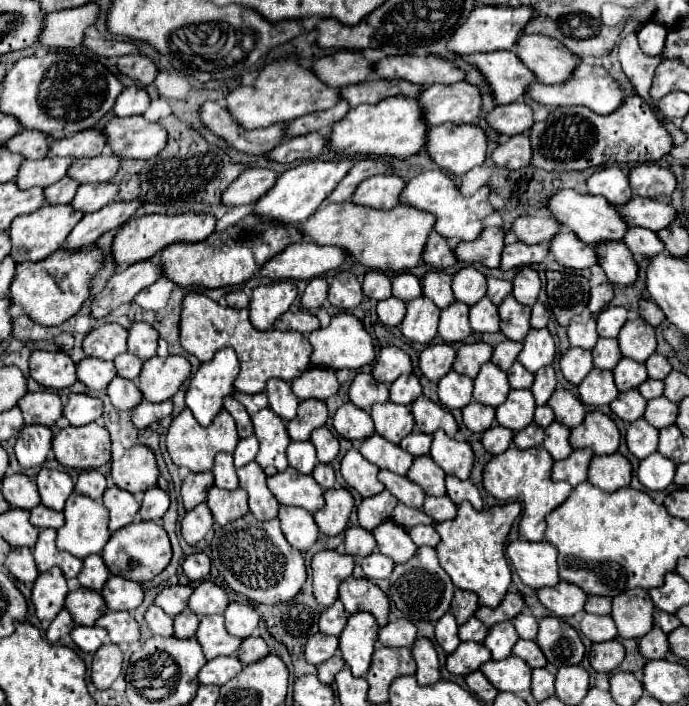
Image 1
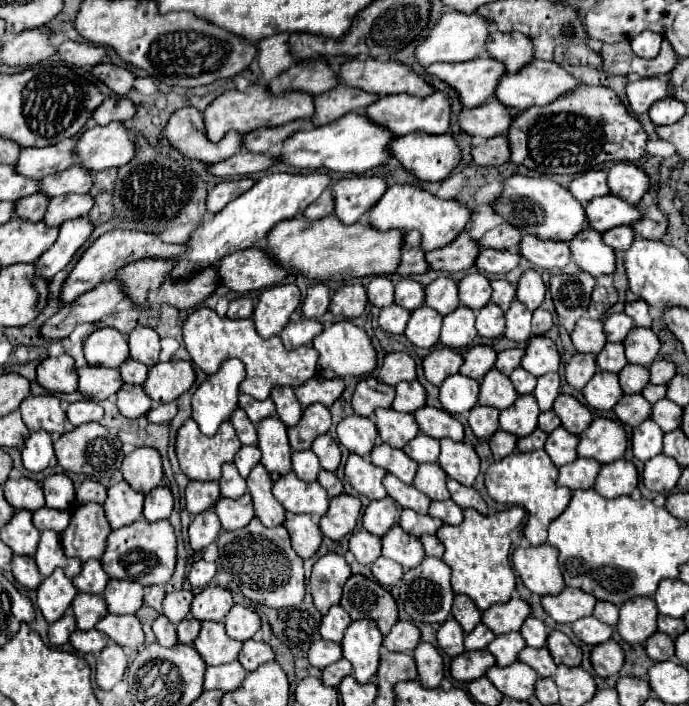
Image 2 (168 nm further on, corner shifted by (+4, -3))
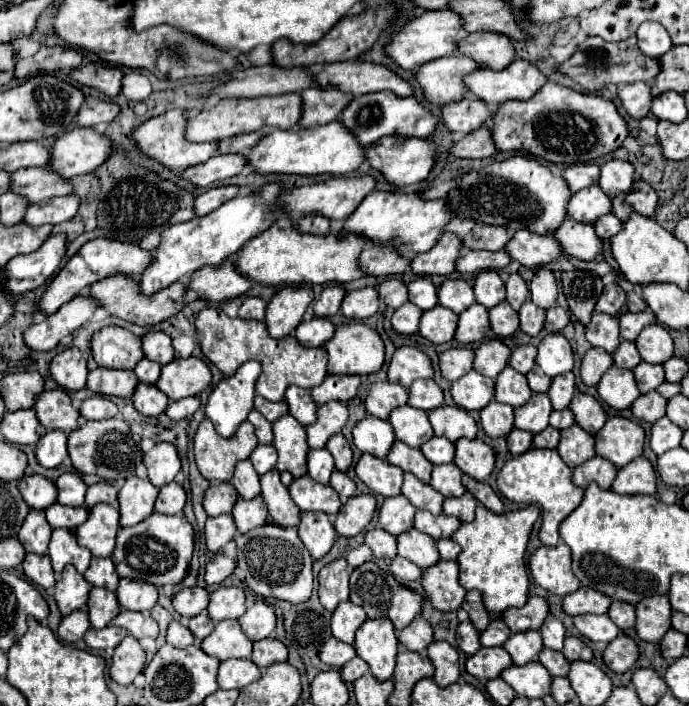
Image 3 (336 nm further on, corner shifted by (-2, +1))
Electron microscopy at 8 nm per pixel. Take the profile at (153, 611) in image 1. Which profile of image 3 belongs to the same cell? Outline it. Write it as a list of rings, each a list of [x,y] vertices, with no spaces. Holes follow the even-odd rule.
[[[173,620],[167,628],[167,642],[175,648],[187,648],[189,644],[195,642],[195,638],[187,626],[183,626],[179,620]]]

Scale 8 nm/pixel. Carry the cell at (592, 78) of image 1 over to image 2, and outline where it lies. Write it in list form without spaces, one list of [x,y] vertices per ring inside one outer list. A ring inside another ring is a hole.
[[[531,60],[531,64],[525,64],[519,72],[515,74],[503,74],[497,88],[495,88],[495,98],[503,102],[507,108],[515,110],[525,110],[531,106],[543,106],[551,104],[555,98],[567,94],[579,84],[571,74],[567,74],[559,64],[555,62],[545,62],[545,60]]]

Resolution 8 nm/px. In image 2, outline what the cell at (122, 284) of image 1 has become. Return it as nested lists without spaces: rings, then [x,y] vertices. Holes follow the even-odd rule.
[[[105,280],[97,288],[81,294],[71,304],[63,306],[55,316],[45,320],[39,328],[39,336],[45,340],[63,340],[69,332],[85,322],[97,322],[111,314],[115,306],[125,298],[121,284]]]

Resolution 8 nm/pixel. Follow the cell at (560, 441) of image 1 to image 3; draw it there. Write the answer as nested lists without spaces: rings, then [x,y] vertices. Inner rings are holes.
[[[573,424],[565,430],[561,430],[561,440],[559,440],[557,452],[569,468],[575,468],[595,456],[593,436],[585,430],[581,430],[577,424]]]

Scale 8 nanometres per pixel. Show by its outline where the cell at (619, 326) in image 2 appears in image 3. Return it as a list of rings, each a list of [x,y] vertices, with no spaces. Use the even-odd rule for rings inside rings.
[[[625,312],[619,316],[619,328],[621,328],[621,338],[623,340],[635,340],[639,336],[639,332],[651,324],[651,314],[649,312],[637,312],[637,314],[631,314],[631,312]]]

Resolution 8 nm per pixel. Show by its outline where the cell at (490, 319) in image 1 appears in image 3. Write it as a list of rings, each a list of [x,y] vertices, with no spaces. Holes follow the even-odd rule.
[[[501,302],[489,310],[489,326],[501,338],[511,336],[519,328],[517,312],[507,302]]]

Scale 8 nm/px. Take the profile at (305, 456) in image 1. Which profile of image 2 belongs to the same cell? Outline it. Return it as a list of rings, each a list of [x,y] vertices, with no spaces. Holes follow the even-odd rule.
[[[313,450],[293,452],[293,470],[303,482],[315,482],[317,474],[321,472],[321,464]]]

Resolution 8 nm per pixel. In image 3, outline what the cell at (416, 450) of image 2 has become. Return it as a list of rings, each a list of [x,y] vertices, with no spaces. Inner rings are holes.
[[[433,436],[433,440],[427,440],[425,444],[421,444],[419,450],[425,454],[425,458],[431,464],[453,462],[453,458],[455,458],[455,446],[453,446],[453,442],[445,440],[445,438],[439,438],[439,436]]]

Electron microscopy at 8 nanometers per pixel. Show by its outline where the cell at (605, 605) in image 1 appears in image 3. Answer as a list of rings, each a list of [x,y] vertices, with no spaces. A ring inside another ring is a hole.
[[[613,600],[611,608],[609,608],[609,618],[621,628],[627,630],[635,624],[635,606],[629,602],[621,602],[621,600]]]

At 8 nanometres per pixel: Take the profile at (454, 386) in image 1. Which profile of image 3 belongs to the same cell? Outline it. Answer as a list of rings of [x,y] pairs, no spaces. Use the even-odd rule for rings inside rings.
[[[471,370],[451,384],[453,400],[463,410],[481,410],[493,398],[495,382]]]

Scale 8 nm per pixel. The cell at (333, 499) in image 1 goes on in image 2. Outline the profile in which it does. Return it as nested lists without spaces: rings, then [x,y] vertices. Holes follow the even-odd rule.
[[[349,494],[337,496],[329,504],[329,512],[319,520],[321,532],[331,540],[341,540],[345,534],[353,532],[357,518],[361,514],[361,500]]]

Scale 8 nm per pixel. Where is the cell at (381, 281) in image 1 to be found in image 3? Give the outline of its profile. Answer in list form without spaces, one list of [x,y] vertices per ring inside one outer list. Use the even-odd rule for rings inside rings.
[[[387,278],[379,284],[379,298],[391,306],[391,308],[399,308],[407,302],[407,286],[405,282],[397,280],[397,278]]]

